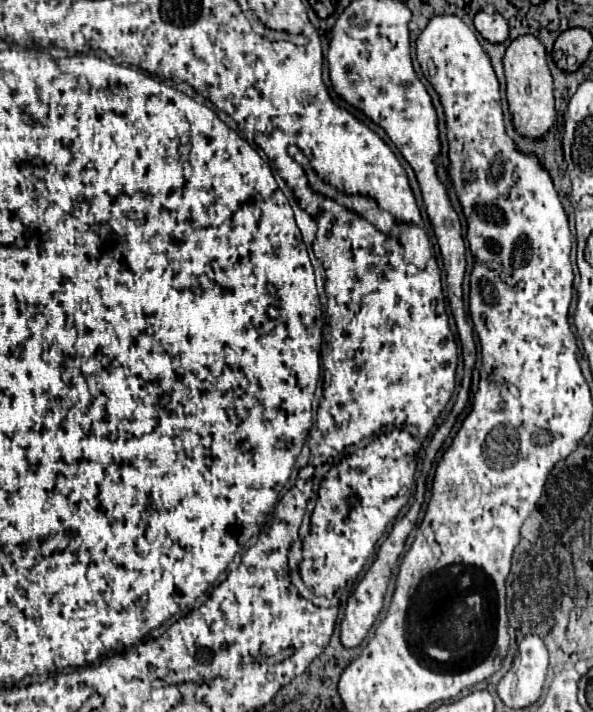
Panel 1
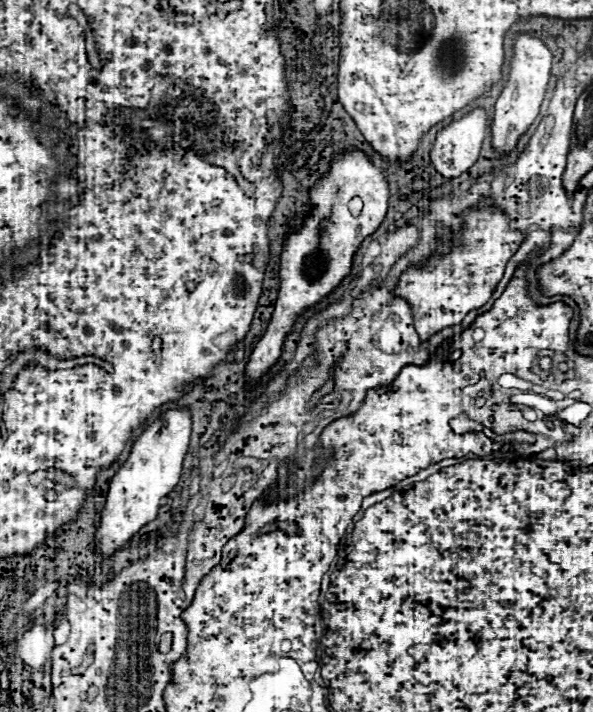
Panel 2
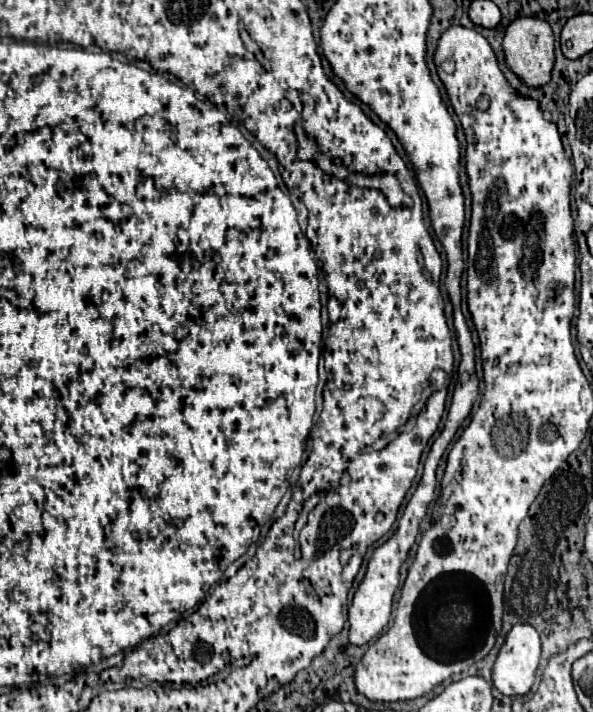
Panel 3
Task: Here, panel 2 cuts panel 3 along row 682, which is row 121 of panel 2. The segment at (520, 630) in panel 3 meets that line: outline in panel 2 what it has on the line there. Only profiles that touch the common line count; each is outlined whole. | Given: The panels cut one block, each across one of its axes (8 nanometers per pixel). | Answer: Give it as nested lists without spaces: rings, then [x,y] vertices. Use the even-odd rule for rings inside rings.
[[[526,32],[516,34],[514,56],[508,66],[506,84],[496,100],[496,114],[492,120],[492,146],[498,152],[510,152],[516,146],[518,138],[530,128],[530,124],[538,116],[540,104],[544,100],[544,92],[548,88],[550,64],[552,64],[552,54],[538,36]]]

